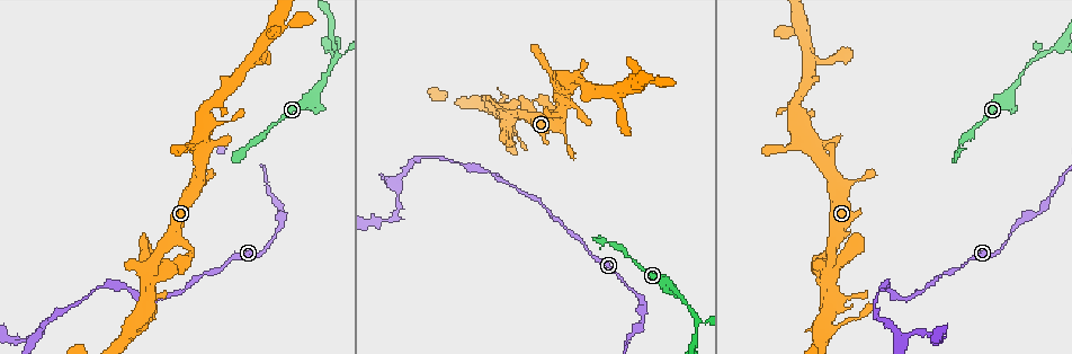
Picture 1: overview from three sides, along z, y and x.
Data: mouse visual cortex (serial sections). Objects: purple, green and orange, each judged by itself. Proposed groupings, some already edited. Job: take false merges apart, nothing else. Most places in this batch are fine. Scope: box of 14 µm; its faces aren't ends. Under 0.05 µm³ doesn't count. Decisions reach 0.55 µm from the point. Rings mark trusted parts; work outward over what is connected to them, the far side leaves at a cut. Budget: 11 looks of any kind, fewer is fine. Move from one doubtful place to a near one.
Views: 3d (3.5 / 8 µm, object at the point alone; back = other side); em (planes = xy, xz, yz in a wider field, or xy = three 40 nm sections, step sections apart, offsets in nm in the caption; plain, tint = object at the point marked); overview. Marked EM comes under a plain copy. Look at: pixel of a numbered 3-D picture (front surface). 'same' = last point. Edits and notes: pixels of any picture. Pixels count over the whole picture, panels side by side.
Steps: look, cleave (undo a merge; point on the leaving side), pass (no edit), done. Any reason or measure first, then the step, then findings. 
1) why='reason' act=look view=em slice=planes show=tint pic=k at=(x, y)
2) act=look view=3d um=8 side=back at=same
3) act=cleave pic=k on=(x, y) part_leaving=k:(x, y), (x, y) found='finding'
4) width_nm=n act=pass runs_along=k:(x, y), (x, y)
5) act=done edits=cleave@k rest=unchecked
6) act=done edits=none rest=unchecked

why='abrupt turn' act=look view=3d um=3.5 pic=1 at=(188, 248)

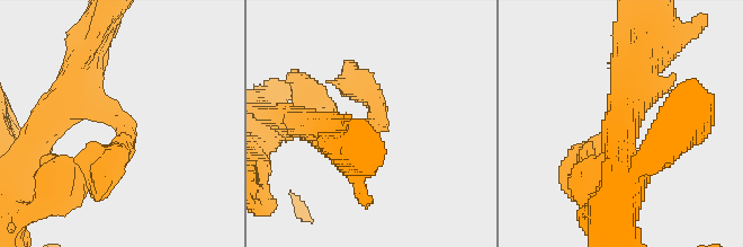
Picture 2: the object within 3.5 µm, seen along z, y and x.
arm_widths_nm=400,400 act=pass runs_along=2:(637, 75), (583, 183) found='all the same cell'

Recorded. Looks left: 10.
why='four arms meet' act=look view=3d um=3.5 pic=1 at=(141, 322)

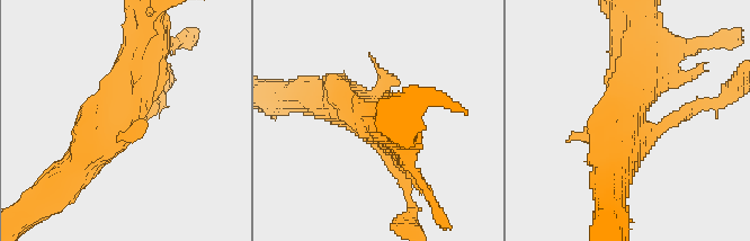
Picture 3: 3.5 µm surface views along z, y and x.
why='need the tissue' act=look view=em slice=xy step=5 show=tint pic=3 at=(122, 120)

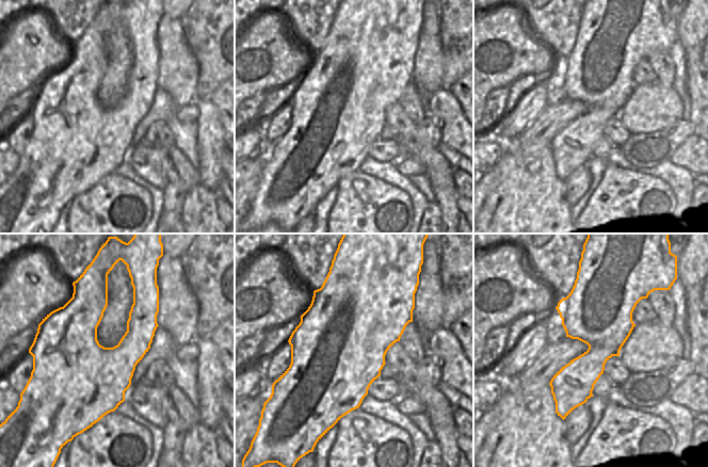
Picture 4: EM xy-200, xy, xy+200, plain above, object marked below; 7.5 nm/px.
act=pass runs_along=3:(148, 32), (124, 118), (82, 160) found='one cell here'

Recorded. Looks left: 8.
why='arms run side by side' act=look view=3d um=8 pic=1 at=(37, 334)

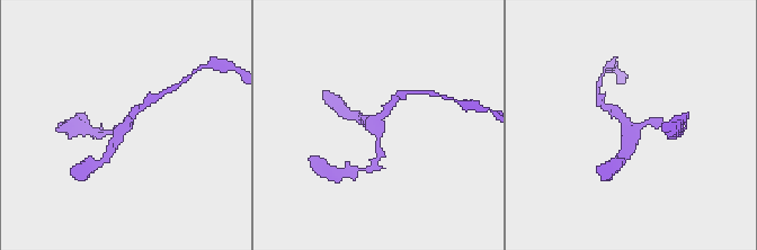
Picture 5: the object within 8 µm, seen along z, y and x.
act=look view=3d um=3.5 pic=5 at=(380, 120)

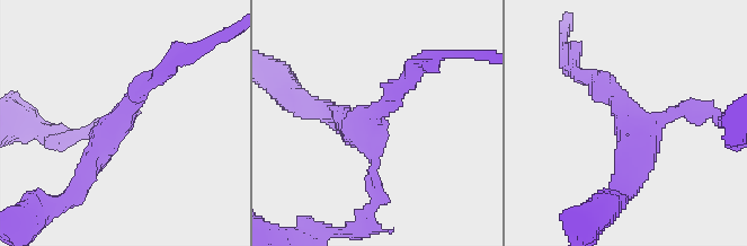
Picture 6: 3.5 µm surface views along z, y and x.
arms=4 arm_widths_nm=150,200,250,250 why='shape alone is not enough' act=look view=em slice=xy step=5 show=tint pic=6 at=(122, 116)

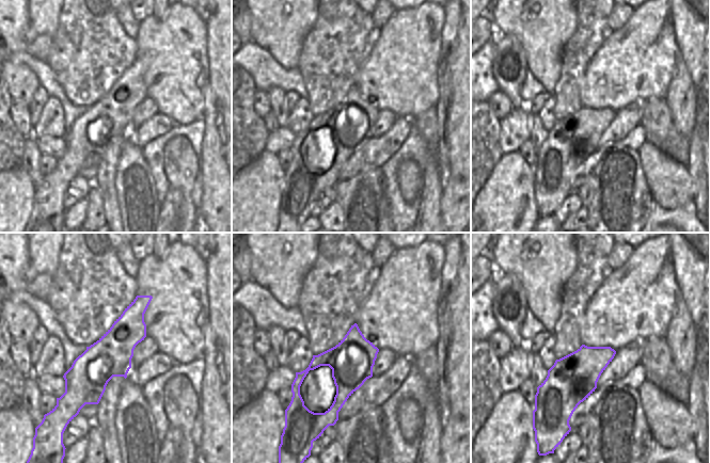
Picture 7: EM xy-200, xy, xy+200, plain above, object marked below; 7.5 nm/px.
width_nm=320 act=pass runs_along=6:(412, 71), (374, 117), (374, 184) found='continuous, no second cell'

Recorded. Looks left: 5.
why='thick turns thin' act=look view=3d um=8 pic=1 at=(280, 228)

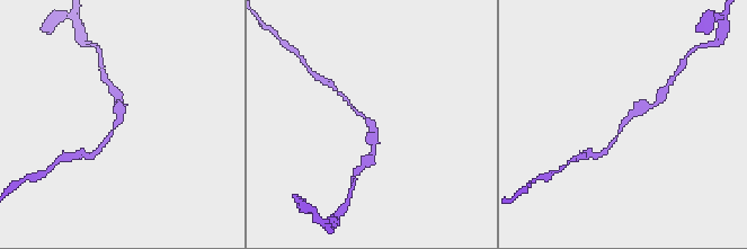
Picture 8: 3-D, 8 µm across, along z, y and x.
act=look view=3d um=3.5 pic=8 at=(114, 124)

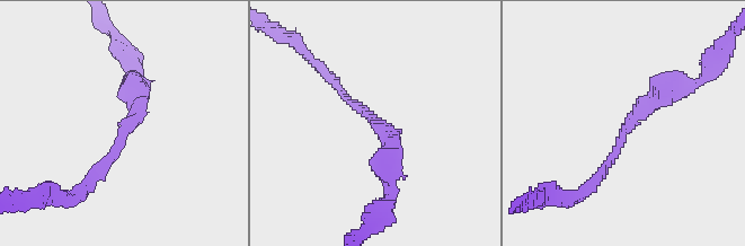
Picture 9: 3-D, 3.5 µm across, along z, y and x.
arm_widths_nm=150,300 why='shape alone is not enough' act=look view=em slice=planes show=tint pic=9 at=(127, 120)

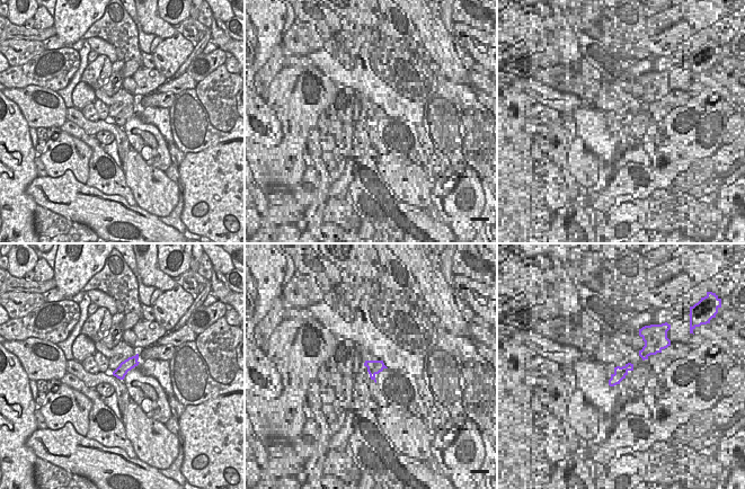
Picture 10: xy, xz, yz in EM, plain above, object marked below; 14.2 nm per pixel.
act=pass runs_along=9:(596, 181), (639, 112), (691, 84) found='one cell here'

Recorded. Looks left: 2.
act=done edits=none rest=unchecked

